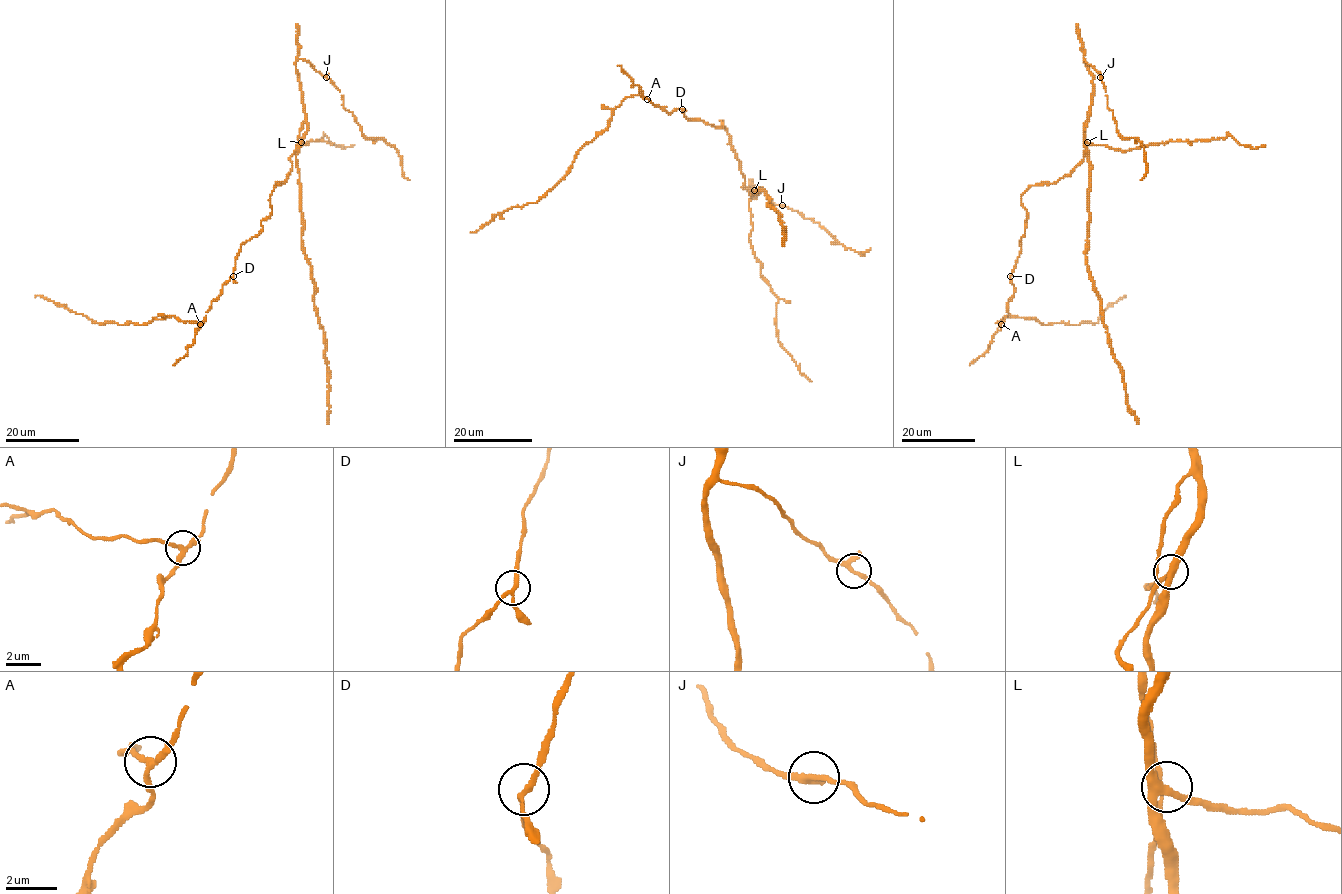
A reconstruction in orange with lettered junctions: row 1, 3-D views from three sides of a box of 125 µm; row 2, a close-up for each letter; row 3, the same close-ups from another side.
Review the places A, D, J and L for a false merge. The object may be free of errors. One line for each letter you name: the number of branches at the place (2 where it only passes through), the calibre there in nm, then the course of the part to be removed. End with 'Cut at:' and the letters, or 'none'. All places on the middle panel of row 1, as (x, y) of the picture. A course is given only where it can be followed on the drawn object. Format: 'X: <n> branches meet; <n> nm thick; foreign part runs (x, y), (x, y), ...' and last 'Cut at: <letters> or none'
A: 3 branches meet; 220 nm thick; foreign part runs (647, 98), (627, 96), (613, 111), (609, 126), (578, 151), (569, 172), (535, 202), (498, 213), (470, 233)
Cut at: A

